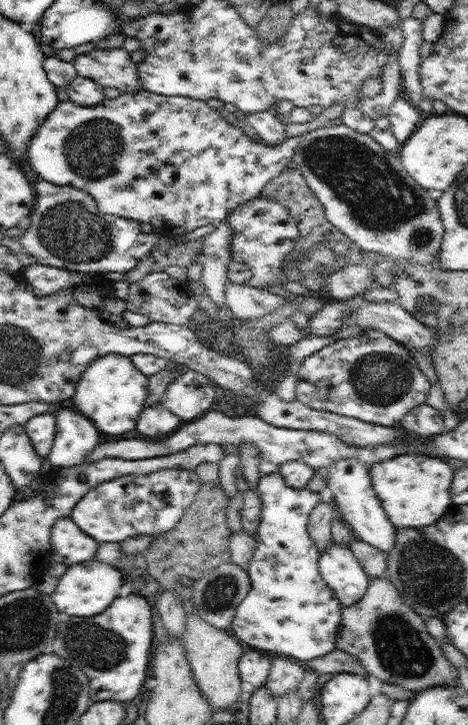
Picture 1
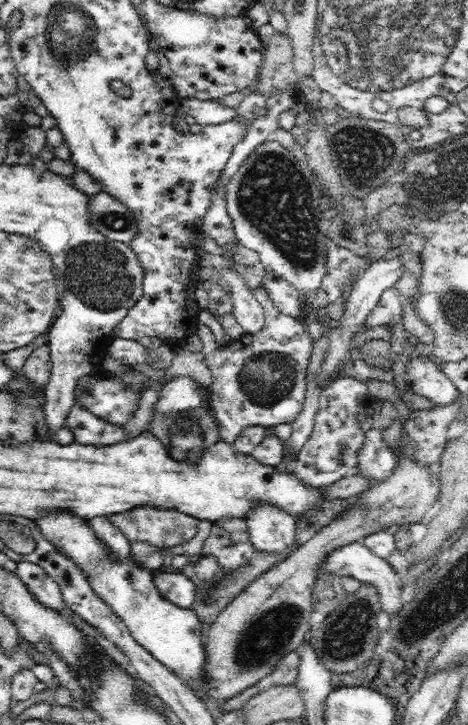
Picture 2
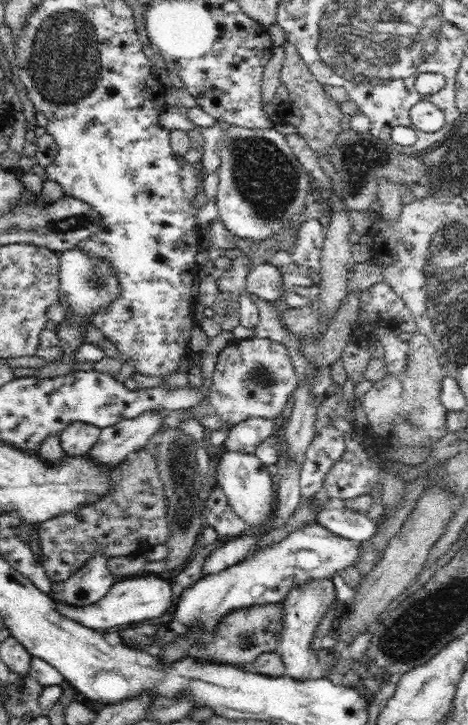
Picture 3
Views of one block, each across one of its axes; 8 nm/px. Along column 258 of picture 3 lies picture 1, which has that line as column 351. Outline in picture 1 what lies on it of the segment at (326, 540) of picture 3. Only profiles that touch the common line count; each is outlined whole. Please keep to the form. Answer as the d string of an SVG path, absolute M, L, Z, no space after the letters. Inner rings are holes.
M332 543L319 558L319 571L342 606L359 602L371 578L348 545Z

